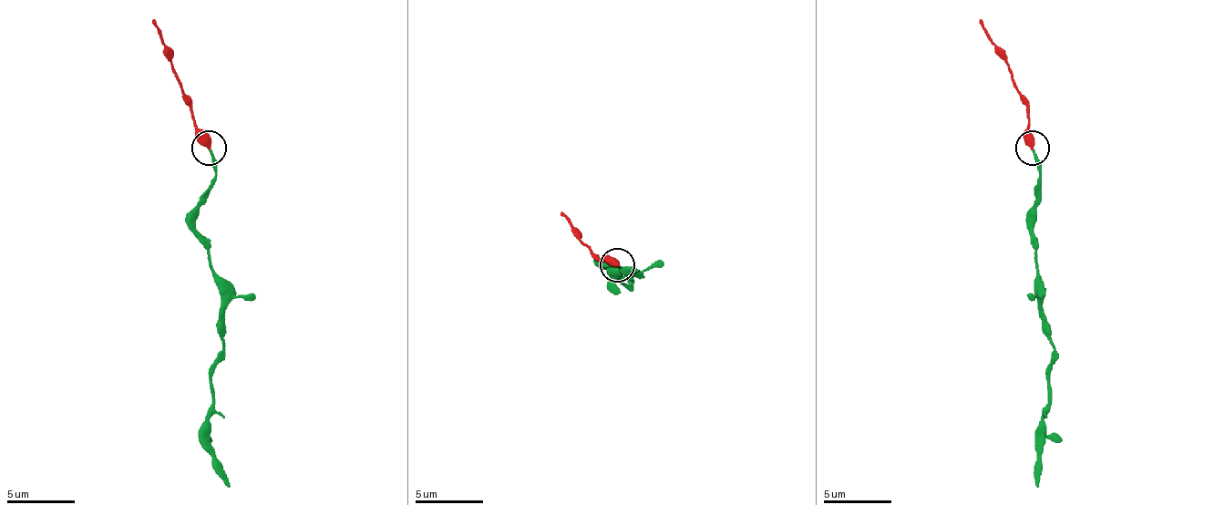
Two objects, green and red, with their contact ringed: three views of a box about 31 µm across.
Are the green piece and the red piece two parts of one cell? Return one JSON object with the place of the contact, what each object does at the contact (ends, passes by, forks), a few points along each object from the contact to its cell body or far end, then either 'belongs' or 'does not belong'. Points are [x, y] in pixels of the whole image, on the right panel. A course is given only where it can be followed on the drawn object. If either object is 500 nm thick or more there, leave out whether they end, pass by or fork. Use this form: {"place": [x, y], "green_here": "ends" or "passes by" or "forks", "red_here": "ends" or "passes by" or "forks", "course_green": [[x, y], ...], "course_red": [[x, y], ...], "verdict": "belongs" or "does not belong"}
{"place": [1033, 148], "course_green": [[1032, 149], [1038, 183], [1032, 238], [1042, 295], [1042, 330], [1052, 347], [1045, 443], [1038, 487]], "course_red": [[1032, 149], [1028, 101], [1011, 77], [1007, 56], [980, 19]], "verdict": "belongs"}

